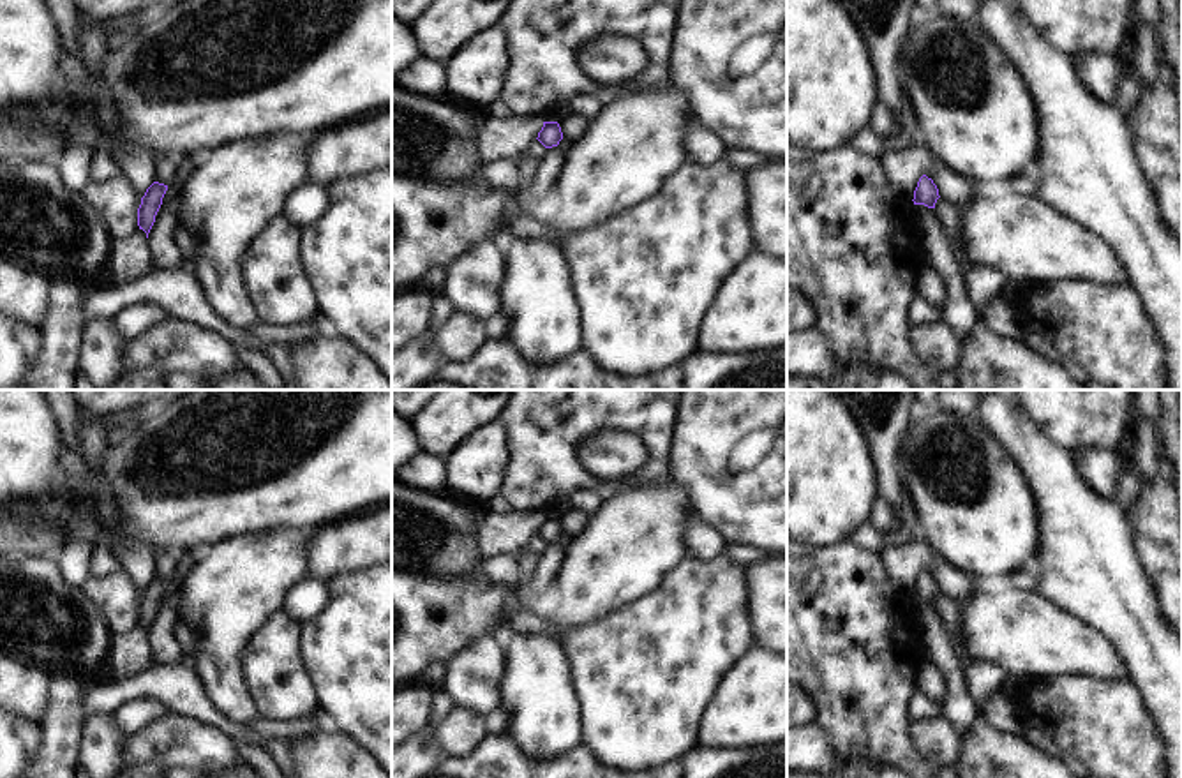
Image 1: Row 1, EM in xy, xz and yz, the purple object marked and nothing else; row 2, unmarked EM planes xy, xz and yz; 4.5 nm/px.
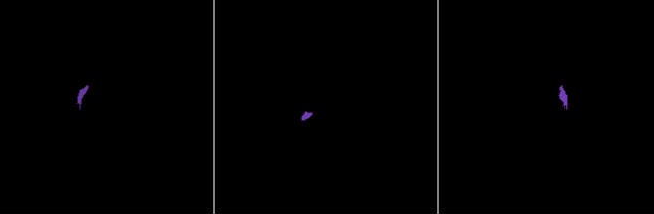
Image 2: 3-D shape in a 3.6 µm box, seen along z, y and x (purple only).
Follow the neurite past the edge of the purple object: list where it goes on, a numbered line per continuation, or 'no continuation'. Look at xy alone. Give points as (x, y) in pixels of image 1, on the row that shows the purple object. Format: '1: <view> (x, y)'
1: xy (127, 260)

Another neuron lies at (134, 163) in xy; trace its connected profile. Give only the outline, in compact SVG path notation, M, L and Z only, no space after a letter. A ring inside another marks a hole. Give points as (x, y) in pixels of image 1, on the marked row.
M116 134L109 155L120 169L120 175L136 189L138 196L143 198L146 189L155 182L152 175L155 161L153 153L139 145L122 139Z

